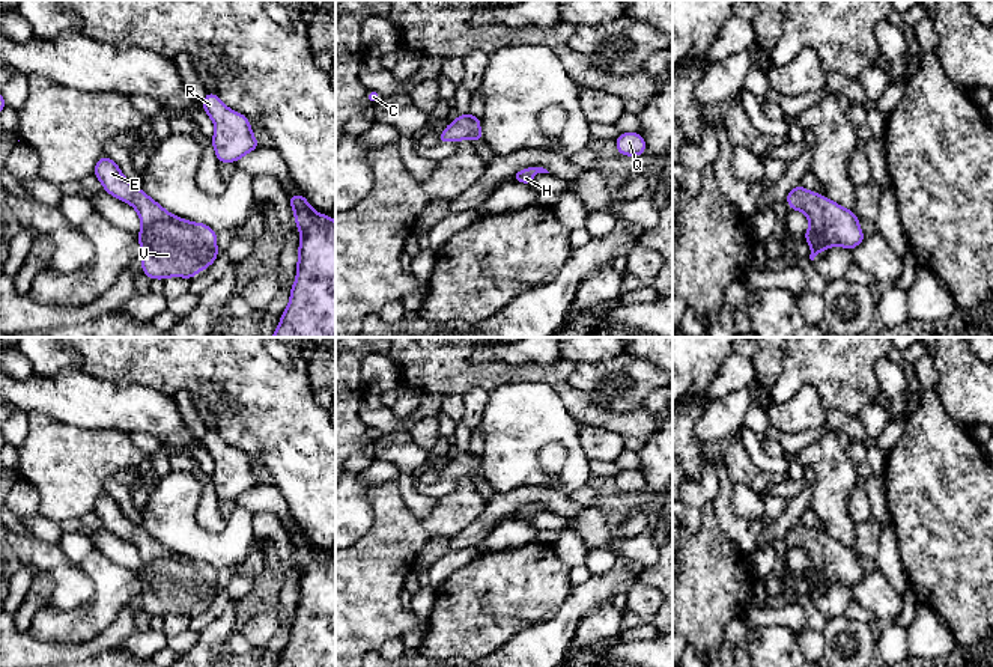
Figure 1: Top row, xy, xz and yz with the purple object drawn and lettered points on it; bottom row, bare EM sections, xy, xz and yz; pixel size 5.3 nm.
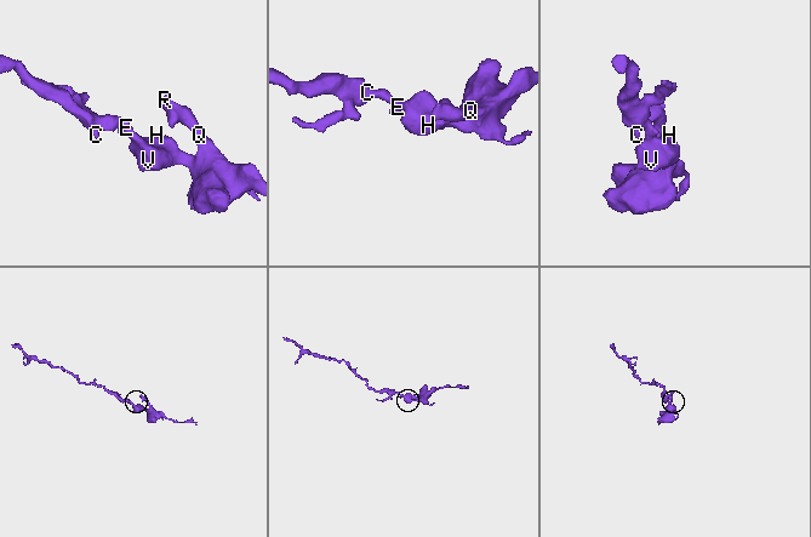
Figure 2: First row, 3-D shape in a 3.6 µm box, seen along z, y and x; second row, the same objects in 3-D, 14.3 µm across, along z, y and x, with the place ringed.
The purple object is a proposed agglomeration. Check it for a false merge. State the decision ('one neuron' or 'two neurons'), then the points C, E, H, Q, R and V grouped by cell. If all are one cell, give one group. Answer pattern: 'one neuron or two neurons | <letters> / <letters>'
one neuron | C E H Q R V

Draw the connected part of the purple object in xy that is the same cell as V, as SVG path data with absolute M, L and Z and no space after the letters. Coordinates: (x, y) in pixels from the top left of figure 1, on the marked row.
M101 157L93 173L105 193L128 202L137 211L141 221L137 233L141 271L150 280L193 279L214 263L220 253L214 229L170 214L141 188L134 187L110 157Z

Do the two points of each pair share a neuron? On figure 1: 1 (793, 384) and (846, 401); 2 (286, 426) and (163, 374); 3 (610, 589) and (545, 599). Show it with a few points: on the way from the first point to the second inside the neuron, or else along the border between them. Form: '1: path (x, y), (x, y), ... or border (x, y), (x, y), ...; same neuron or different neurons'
1: path (807, 378), (823, 378), (832, 387); same neuron
2: path (256, 404), (224, 374), (193, 374); same neuron
3: border (572, 587), (561, 607), (546, 622); different neurons

